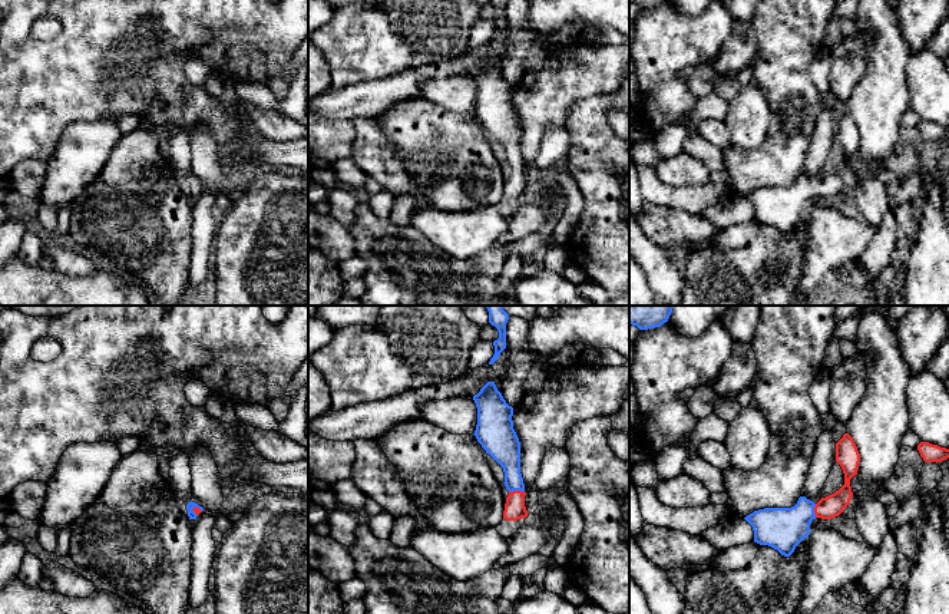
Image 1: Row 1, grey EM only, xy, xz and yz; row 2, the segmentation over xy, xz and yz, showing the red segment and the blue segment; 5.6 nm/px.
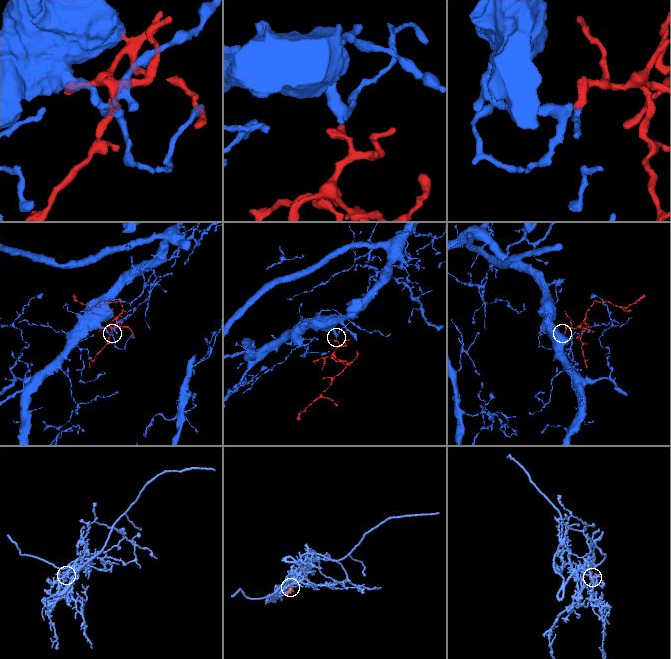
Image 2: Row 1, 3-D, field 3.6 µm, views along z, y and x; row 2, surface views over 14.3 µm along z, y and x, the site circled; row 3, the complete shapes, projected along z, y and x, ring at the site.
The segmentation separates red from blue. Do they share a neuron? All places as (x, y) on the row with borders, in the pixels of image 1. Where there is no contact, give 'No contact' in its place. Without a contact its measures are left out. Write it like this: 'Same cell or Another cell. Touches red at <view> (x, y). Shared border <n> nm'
Same cell. Touches red at xz (516, 491). Shared border 90 nm

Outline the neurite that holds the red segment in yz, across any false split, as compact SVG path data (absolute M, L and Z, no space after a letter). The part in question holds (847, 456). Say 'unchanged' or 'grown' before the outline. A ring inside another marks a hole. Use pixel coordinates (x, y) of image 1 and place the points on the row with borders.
grown; M844 433L836 443L836 462L844 473L844 485L817 504L800 496L791 508L764 508L754 511L744 519L753 526L754 542L768 545L781 555L790 557L796 547L810 535L810 524L816 518L839 516L853 496L850 479L857 475L860 453L853 438Z

